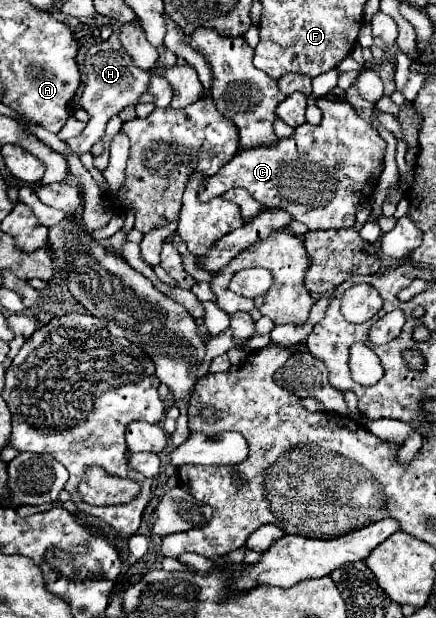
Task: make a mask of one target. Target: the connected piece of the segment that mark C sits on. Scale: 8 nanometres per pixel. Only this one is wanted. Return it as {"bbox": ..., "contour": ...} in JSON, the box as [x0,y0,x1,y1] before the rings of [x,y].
{"bbox":[200,97,386,229],"contour":[[[318,97],[316,105],[322,111],[320,125],[298,125],[292,137],[278,139],[276,145],[256,145],[252,149],[240,151],[230,163],[226,163],[216,175],[208,177],[200,187],[200,199],[210,201],[232,187],[244,187],[250,195],[270,209],[284,209],[292,219],[304,223],[308,229],[348,229],[354,227],[356,211],[360,201],[368,201],[376,189],[378,169],[384,163],[386,143],[376,129],[358,113],[346,99],[328,99]]]}

